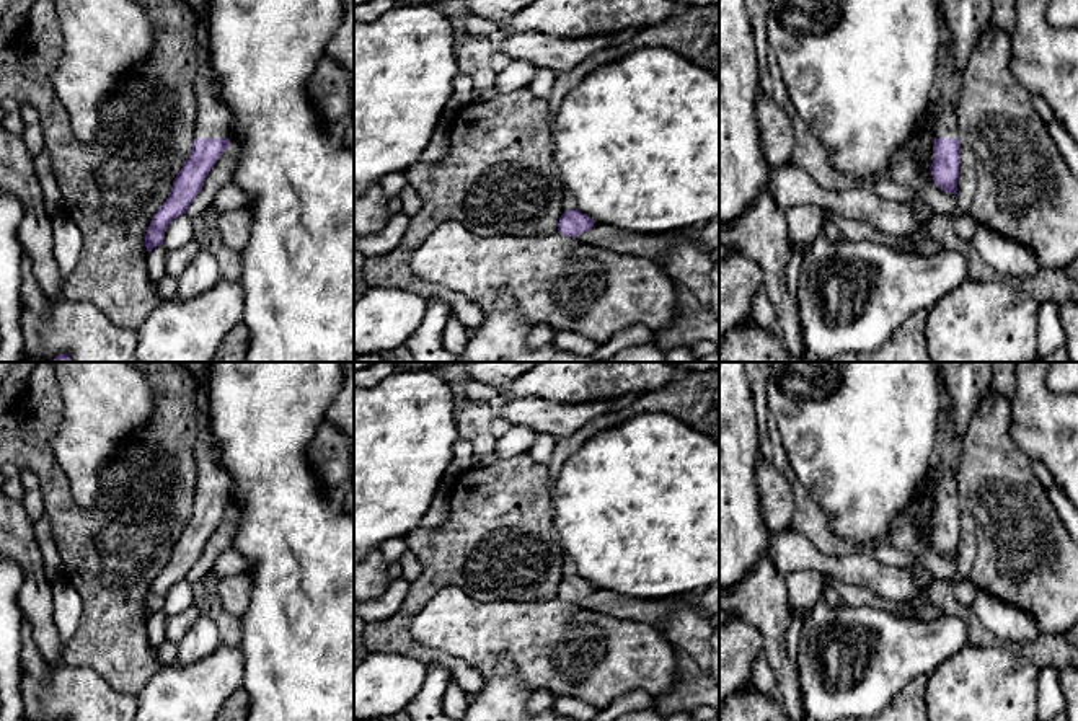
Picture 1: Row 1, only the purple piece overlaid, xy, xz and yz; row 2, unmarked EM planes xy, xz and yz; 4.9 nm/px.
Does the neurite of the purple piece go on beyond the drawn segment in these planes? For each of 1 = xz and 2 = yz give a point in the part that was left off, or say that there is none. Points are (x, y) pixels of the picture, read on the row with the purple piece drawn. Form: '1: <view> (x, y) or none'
1: none
2: yz (964, 20)

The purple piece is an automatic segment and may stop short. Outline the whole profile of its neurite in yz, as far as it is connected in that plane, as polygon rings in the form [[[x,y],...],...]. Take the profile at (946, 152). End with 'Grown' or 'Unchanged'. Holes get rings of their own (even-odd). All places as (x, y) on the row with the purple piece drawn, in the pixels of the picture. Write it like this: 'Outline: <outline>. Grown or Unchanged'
Outline: [[[939,0],[944,18],[948,60],[938,78],[936,116],[933,121],[934,183],[957,194],[961,144],[956,109],[962,91],[962,72],[982,31],[990,24],[990,0]]]. Grown

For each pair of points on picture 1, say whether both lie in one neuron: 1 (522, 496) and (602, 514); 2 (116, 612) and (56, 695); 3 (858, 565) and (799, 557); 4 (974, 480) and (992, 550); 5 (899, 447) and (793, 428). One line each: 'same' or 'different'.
1: different
2: different
3: same
4: same
5: same

